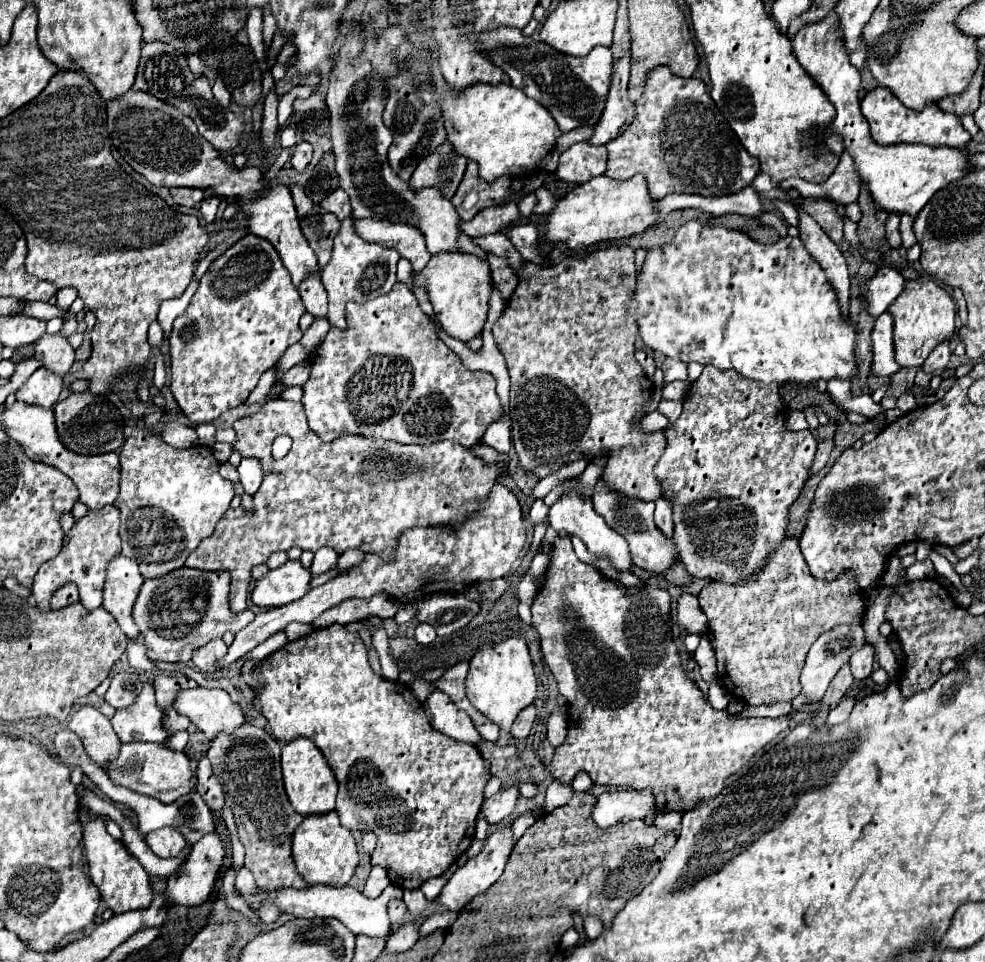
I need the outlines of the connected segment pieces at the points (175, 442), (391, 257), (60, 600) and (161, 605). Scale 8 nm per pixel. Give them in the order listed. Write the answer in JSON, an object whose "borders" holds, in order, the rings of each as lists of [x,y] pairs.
{"borders":[[[[171,422],[161,428],[163,442],[167,442],[173,448],[191,448],[197,444],[197,432],[191,426],[183,426],[177,422]]],[[[345,218],[339,234],[335,238],[333,258],[321,270],[321,282],[329,296],[329,312],[327,312],[329,324],[345,330],[347,328],[347,324],[345,324],[345,304],[347,302],[367,302],[371,298],[387,294],[397,280],[397,274],[395,274],[397,262],[399,262],[399,254],[393,248],[383,248],[379,244],[365,242],[363,238],[359,238],[355,234],[351,220]]],[[[73,582],[61,586],[55,596],[53,596],[53,608],[63,608],[63,606],[69,606],[69,604],[75,604],[79,600],[79,592],[77,592],[77,586]]],[[[179,568],[177,572],[169,572],[169,576],[145,580],[133,606],[133,618],[145,636],[147,656],[151,660],[187,662],[191,652],[207,644],[211,638],[223,636],[227,630],[237,634],[245,628],[255,614],[251,610],[231,612],[229,586],[231,576],[225,570],[207,572]]]]}

